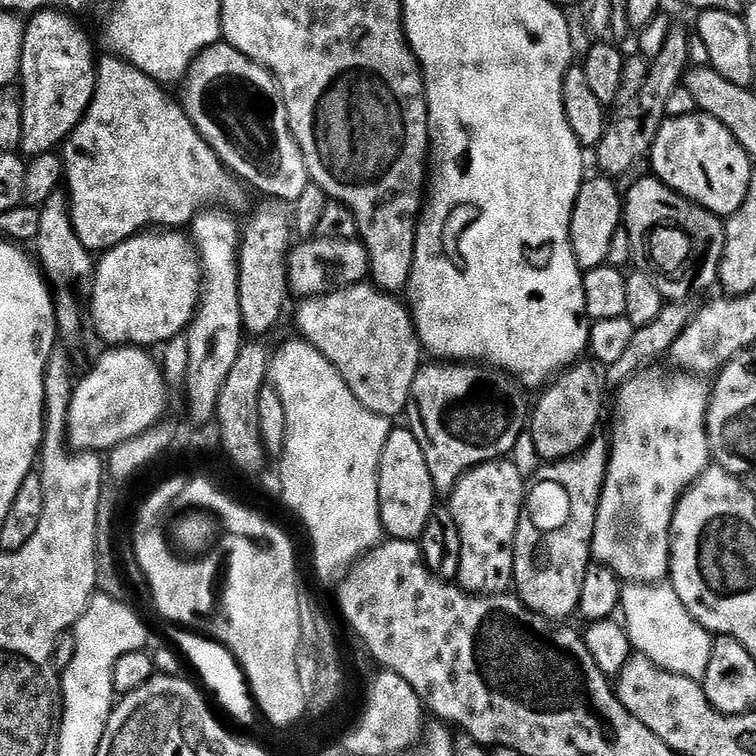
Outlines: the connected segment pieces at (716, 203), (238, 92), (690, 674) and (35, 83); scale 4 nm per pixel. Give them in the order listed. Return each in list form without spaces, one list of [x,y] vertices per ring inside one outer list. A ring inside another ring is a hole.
[[[703,114],[665,119],[650,153],[650,168],[655,179],[680,196],[693,200],[699,208],[721,218],[732,216],[742,206],[750,186],[754,161],[738,146],[734,134],[714,118]]]
[[[221,42],[219,44],[211,44],[209,48],[198,53],[196,61],[188,67],[188,74],[182,81],[182,89],[183,88],[184,100],[182,99],[182,107],[184,113],[190,117],[192,125],[202,133],[204,141],[216,151],[216,157],[224,163],[225,168],[227,168],[233,176],[243,181],[249,189],[257,188],[262,194],[261,197],[264,198],[271,198],[277,202],[294,202],[298,198],[302,198],[302,194],[306,191],[306,186],[310,183],[306,158],[302,154],[302,150],[298,146],[298,142],[290,130],[290,118],[286,114],[286,102],[282,98],[282,90],[271,72],[266,71],[258,62],[246,58],[246,54],[234,50],[234,46]]]
[[[629,583],[620,599],[622,623],[637,653],[650,658],[658,666],[691,680],[703,681],[706,666],[710,666],[713,633],[707,632],[682,606],[682,598],[672,589],[671,583]]]
[[[44,8],[41,12],[31,13],[30,19],[25,23],[18,77],[18,87],[22,96],[22,138],[19,151],[25,157],[56,152],[68,139],[68,135],[82,122],[94,98],[98,56],[92,53],[92,40],[88,37],[87,30],[76,20],[79,19],[75,15],[55,8]]]

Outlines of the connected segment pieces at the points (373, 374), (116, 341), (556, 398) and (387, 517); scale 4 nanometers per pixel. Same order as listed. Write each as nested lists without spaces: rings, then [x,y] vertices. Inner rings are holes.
[[[365,282],[325,296],[309,296],[297,304],[300,304],[296,308],[296,328],[300,331],[297,333],[336,367],[346,386],[350,386],[354,398],[358,398],[358,402],[362,402],[366,410],[379,416],[403,417],[412,398],[414,378],[422,367],[422,345],[416,337],[412,313],[406,307],[405,301],[393,293],[383,292],[371,282]]]
[[[145,230],[123,240],[99,257],[96,274],[90,281],[90,324],[96,327],[97,334],[108,346],[135,346],[145,350],[151,349],[151,344],[163,346],[175,336],[187,333],[200,304],[201,287],[200,255],[196,252],[196,243],[191,235],[184,230]]]
[[[577,362],[572,367],[564,369],[537,395],[541,396],[534,400],[534,407],[530,412],[530,431],[534,438],[534,447],[538,449],[541,461],[565,460],[571,456],[576,456],[597,435],[596,427],[599,426],[600,415],[604,412],[606,388],[602,383],[601,373],[600,376],[596,373],[598,371],[597,365],[592,362],[584,363]]]
[[[393,427],[386,438],[386,446],[382,446],[382,458],[378,470],[378,502],[380,503],[380,521],[385,533],[393,540],[415,540],[426,530],[426,522],[433,508],[438,504],[438,493],[430,478],[430,470],[426,467],[426,454],[422,454],[422,446],[418,446],[418,438],[414,438],[411,428]]]

